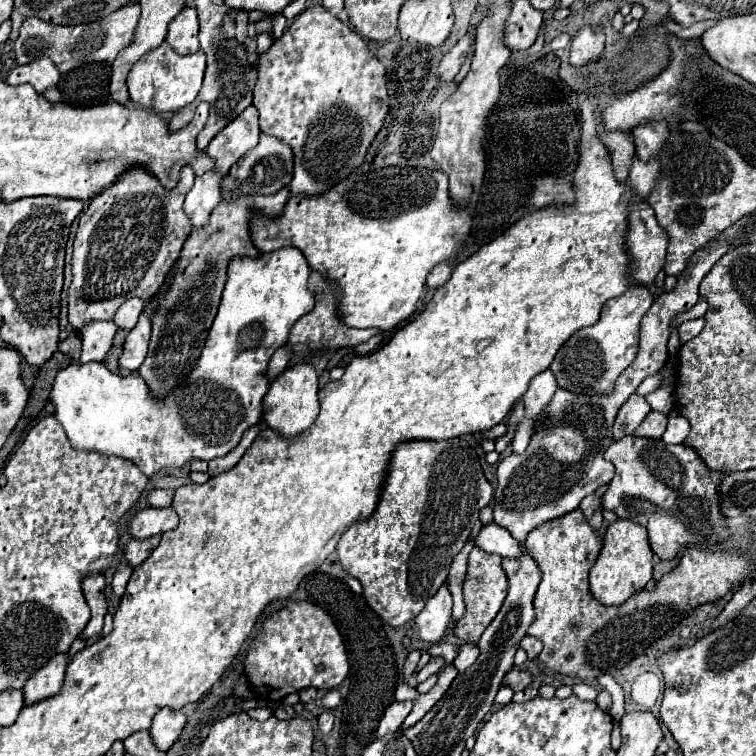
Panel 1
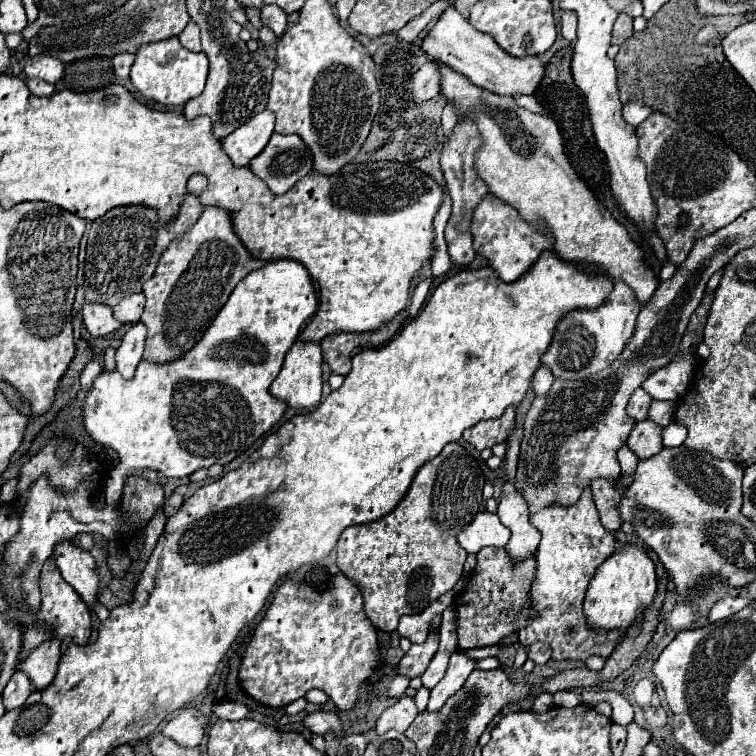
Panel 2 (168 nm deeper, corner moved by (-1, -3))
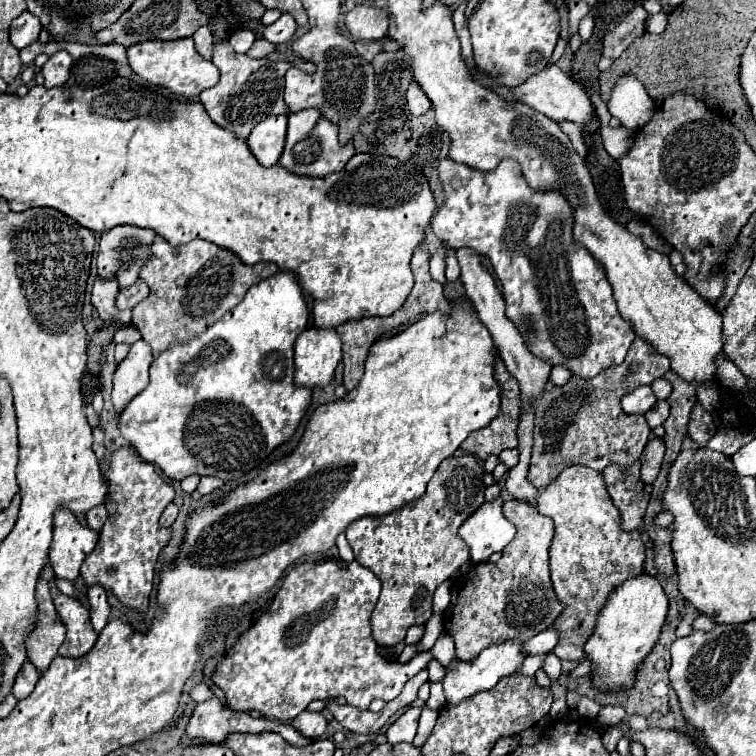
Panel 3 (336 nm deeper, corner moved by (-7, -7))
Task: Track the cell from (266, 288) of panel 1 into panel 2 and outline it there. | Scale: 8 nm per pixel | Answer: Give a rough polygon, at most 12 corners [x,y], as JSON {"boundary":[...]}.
{"boundary":[[305,265],[237,283],[201,343],[99,373],[81,421],[133,471],[231,463],[315,311]]}

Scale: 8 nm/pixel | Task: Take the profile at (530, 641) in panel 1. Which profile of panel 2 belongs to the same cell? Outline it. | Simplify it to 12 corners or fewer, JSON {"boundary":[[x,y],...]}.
{"boundary":[[533,645],[529,659],[535,665],[545,665],[551,657],[551,649]]}

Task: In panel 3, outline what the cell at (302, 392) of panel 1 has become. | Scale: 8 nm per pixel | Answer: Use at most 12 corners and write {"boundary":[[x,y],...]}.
{"boundary":[[335,329],[295,341],[297,385],[327,387],[341,361]]}

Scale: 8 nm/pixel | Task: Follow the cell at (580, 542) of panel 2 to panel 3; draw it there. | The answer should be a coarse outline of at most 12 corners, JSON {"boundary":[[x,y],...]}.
{"boundary":[[601,471],[539,489],[555,523],[559,659],[579,661],[611,591],[645,573]]}

